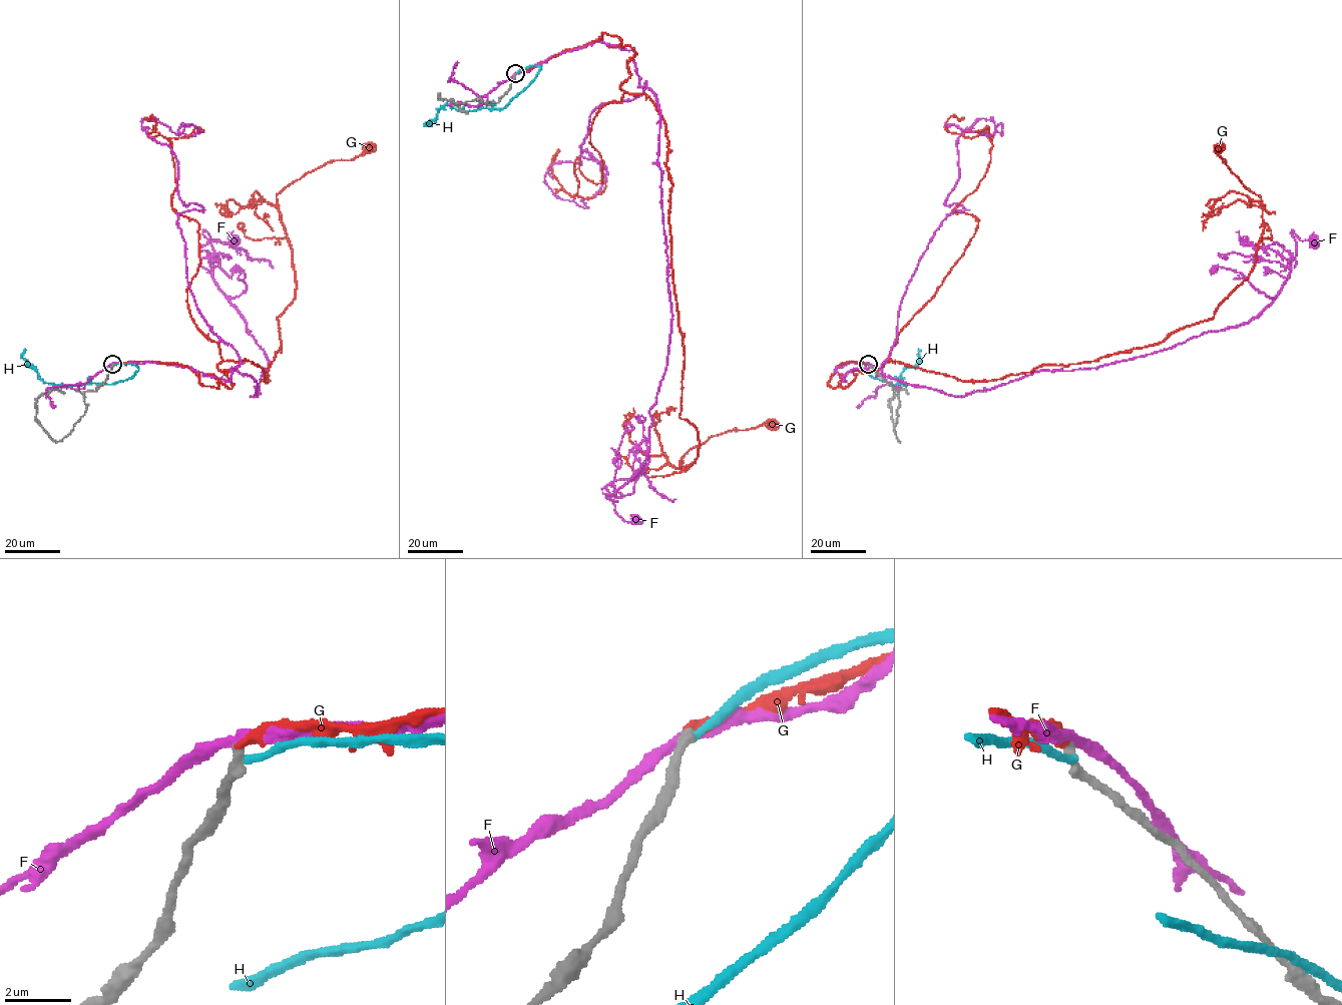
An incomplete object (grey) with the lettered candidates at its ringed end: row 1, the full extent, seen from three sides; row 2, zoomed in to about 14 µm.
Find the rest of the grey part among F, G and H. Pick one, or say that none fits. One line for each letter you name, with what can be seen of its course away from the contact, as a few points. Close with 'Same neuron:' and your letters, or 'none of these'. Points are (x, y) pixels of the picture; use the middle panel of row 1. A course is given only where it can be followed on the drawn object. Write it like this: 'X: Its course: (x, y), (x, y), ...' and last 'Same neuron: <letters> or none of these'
G: Its course: (515, 73), (602, 32), (634, 49), (620, 89), (667, 139), (679, 416), (697, 432), (679, 466), (771, 423)
Same neuron: G

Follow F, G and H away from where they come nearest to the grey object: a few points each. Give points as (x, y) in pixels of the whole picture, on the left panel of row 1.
F: (112, 364), (227, 381), (236, 367), (257, 396), (269, 361), (212, 277), (202, 232), (234, 243)
G: (112, 364), (180, 363), (230, 388), (217, 363), (250, 361), (269, 381), (294, 297), (277, 194), (368, 149)
H: (113, 365), (129, 364), (138, 368), (131, 377), (112, 384), (55, 386), (44, 383), (22, 357), (25, 349)

